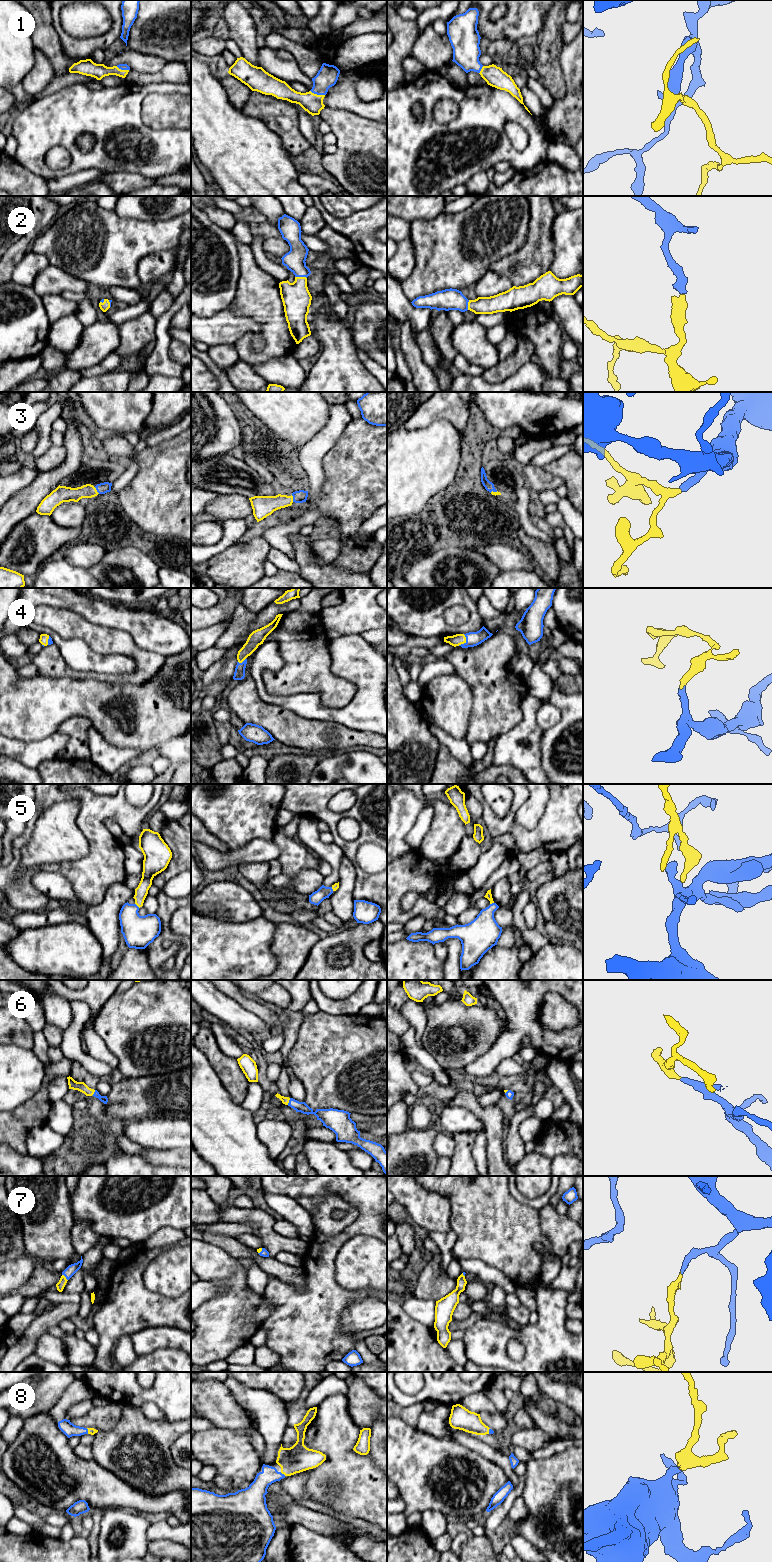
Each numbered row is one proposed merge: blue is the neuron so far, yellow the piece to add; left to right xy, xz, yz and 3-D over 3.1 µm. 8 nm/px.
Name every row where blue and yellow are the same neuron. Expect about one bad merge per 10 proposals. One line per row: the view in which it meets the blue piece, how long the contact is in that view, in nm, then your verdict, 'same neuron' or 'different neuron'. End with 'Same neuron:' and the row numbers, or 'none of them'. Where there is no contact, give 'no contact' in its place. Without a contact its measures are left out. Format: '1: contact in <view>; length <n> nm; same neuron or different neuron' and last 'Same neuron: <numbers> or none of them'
1: contact in xz; length 130 nm; same neuron
2: contact in xz; length 100 nm; same neuron
3: contact in xy; length 70 nm; same neuron
4: contact in yz; length 110 nm; same neuron
5: contact in xy; length 50 nm; same neuron
6: contact in xz; length 60 nm; same neuron
7: contact in xy; length 70 nm; same neuron
8: contact in xz; length 50 nm; same neuron
Same neuron: 1, 2, 3, 4, 5, 6, 7, 8

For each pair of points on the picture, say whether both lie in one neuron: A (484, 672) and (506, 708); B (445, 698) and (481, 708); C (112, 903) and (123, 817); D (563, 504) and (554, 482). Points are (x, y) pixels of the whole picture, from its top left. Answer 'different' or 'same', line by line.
A: same
B: different
C: different
D: different

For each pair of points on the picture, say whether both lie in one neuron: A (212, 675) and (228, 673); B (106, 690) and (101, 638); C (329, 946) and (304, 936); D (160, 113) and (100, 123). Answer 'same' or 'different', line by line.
A: different
B: different
C: different
D: different

